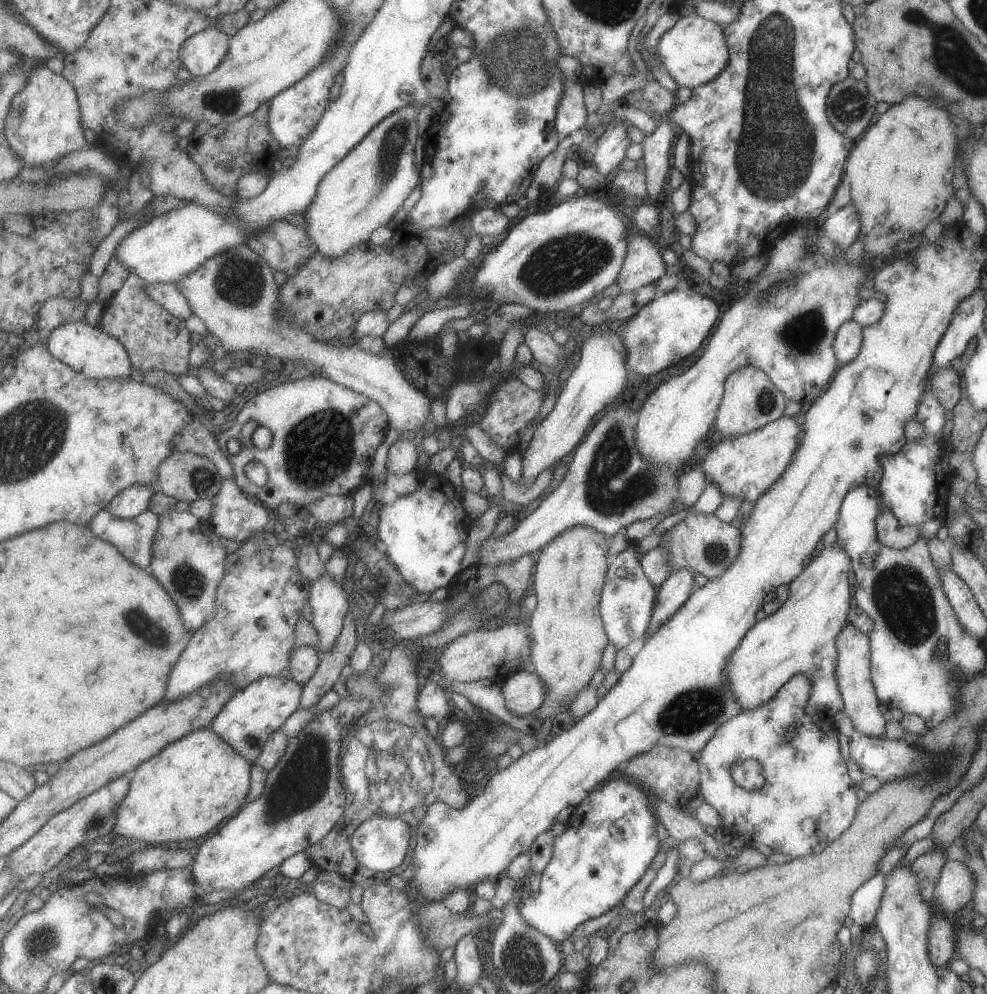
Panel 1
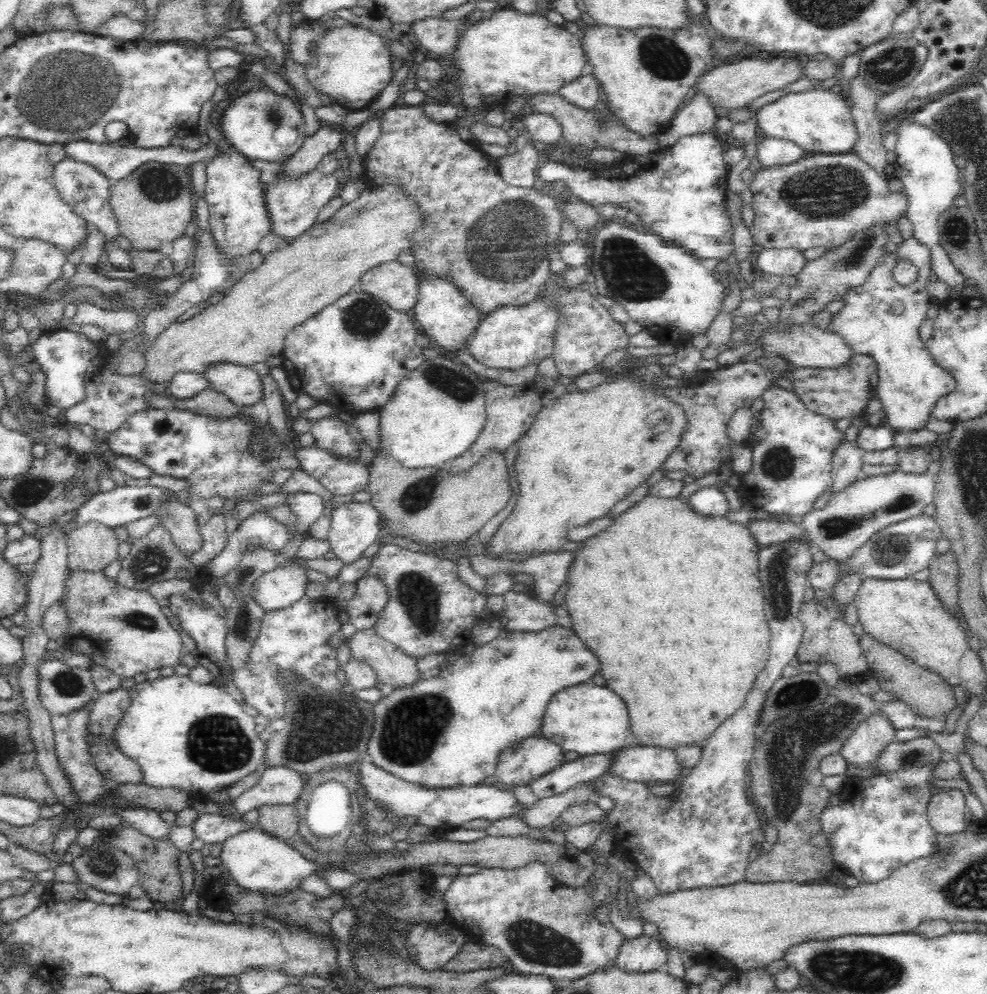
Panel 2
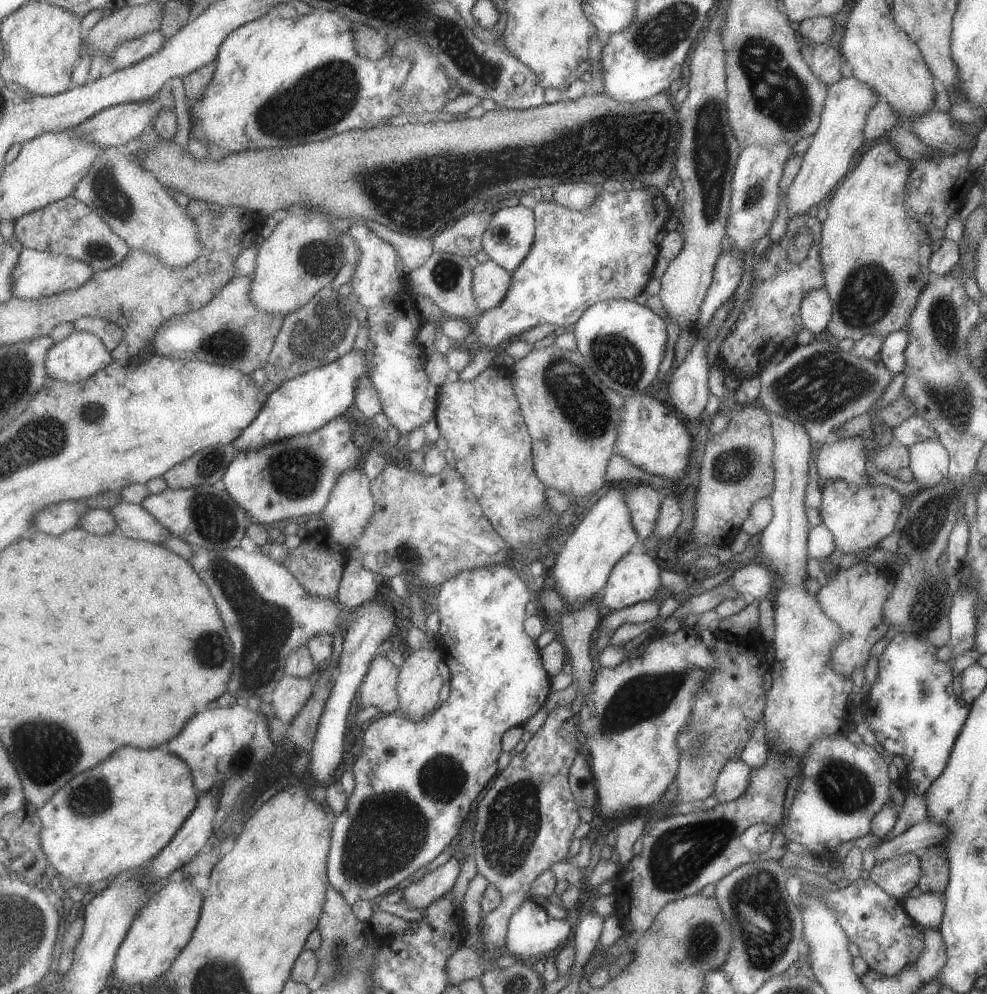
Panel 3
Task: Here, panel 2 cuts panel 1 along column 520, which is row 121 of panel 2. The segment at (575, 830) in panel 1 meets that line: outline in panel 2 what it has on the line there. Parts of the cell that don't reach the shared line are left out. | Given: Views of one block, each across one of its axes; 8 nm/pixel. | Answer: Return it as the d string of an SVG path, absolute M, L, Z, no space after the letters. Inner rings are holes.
M912 114L904 120L902 128L897 130L899 139L895 148L896 176L903 181L903 194L908 196L907 218L913 224L913 236L926 245L931 252L931 267L934 280L943 283L956 296L961 296L966 288L965 276L952 263L948 253L940 244L936 219L948 208L955 198L963 193L960 182L960 168L954 162L952 147L938 133L922 125L912 123Z

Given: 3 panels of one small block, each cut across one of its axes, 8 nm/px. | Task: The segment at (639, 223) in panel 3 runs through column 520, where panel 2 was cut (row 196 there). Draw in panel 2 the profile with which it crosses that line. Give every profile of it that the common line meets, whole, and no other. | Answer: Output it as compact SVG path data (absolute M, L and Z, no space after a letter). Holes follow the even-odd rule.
M317 170L313 174L304 176L300 180L278 181L267 184L267 205L270 216L272 217L272 231L274 234L281 236L284 243L291 238L306 232L316 220L318 211L336 198L341 191L338 185L339 179L336 175L322 175Z

